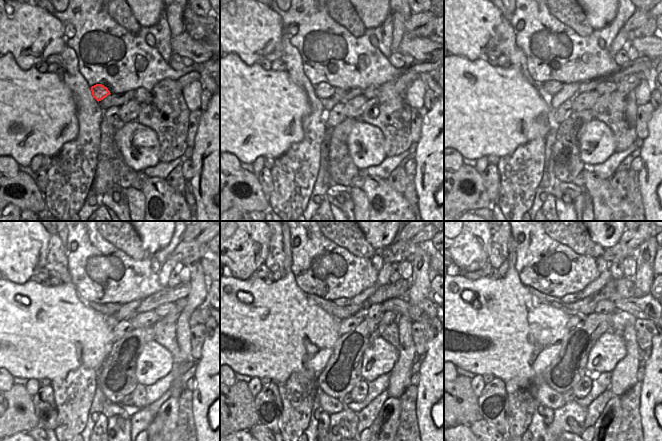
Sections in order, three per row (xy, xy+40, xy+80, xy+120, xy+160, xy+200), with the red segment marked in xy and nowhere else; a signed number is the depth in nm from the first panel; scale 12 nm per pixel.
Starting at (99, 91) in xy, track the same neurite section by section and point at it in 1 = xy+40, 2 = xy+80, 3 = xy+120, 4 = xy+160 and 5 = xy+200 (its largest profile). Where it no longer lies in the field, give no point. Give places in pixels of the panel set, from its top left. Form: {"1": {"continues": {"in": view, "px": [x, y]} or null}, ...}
{"1": {"continues": {"in": "xy+40", "px": [323, 90]}}, "2": {"continues": {"in": "xy+80", "px": [552, 87]}}, "3": {"continues": {"in": "xy+120", "px": [112, 307]}}, "4": {"continues": {"in": "xy+160", "px": [340, 302]}}, "5": {"continues": {"in": "xy+200", "px": [569, 298]}}}

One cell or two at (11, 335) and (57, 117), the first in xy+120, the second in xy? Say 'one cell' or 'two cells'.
one cell

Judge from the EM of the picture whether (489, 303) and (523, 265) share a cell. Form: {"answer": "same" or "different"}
{"answer": "different"}

